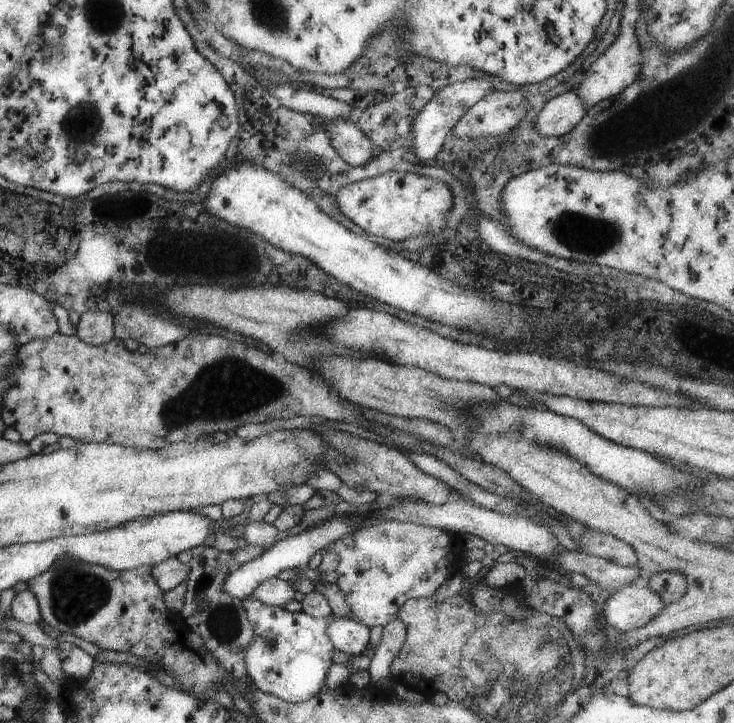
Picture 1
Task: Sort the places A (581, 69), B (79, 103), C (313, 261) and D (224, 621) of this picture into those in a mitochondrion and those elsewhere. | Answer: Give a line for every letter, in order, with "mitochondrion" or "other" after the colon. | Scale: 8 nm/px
A: other
B: other
C: other
D: mitochondrion

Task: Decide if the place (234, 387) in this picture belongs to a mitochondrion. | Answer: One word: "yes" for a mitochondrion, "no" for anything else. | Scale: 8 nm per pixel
yes

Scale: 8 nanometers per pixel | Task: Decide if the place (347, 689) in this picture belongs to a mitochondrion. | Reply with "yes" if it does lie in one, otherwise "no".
no

